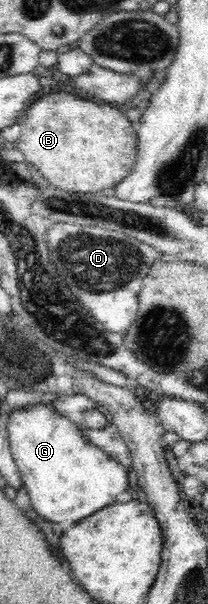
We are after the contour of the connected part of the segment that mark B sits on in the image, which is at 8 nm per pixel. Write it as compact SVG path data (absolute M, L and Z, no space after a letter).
M59 90L39 96L33 103L18 122L21 126L18 150L50 186L77 193L100 193L106 188L115 188L130 174L137 161L138 138L136 127L125 116L123 109L118 110L110 103L96 104Z

